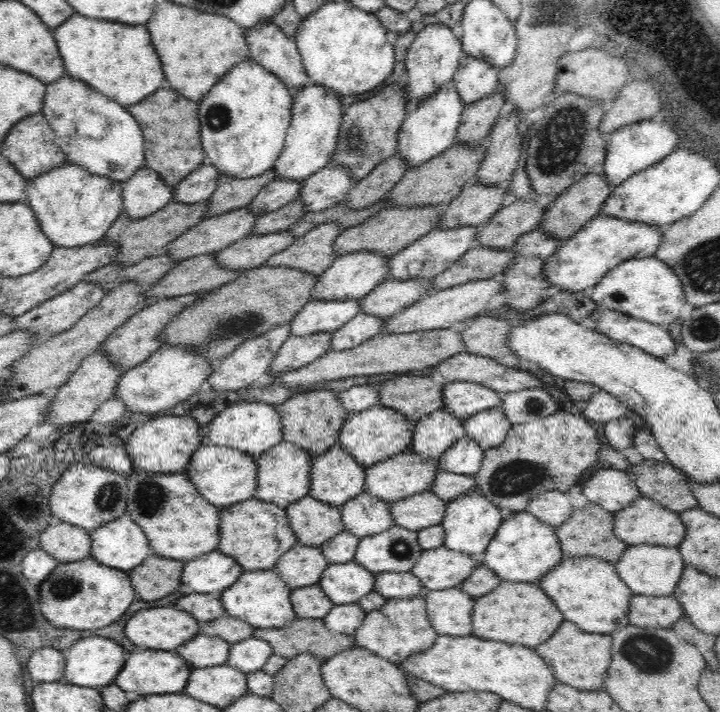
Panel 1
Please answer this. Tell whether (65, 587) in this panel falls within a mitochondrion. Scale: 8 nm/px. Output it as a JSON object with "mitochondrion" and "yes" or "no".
{"mitochondrion":"yes"}

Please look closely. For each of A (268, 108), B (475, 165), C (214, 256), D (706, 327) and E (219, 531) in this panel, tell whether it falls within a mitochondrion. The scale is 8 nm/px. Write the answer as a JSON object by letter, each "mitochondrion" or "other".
{"A":"other","B":"other","C":"other","D":"mitochondrion","E":"other"}

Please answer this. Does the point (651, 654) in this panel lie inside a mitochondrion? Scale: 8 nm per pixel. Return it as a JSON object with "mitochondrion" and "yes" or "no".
{"mitochondrion":"yes"}

